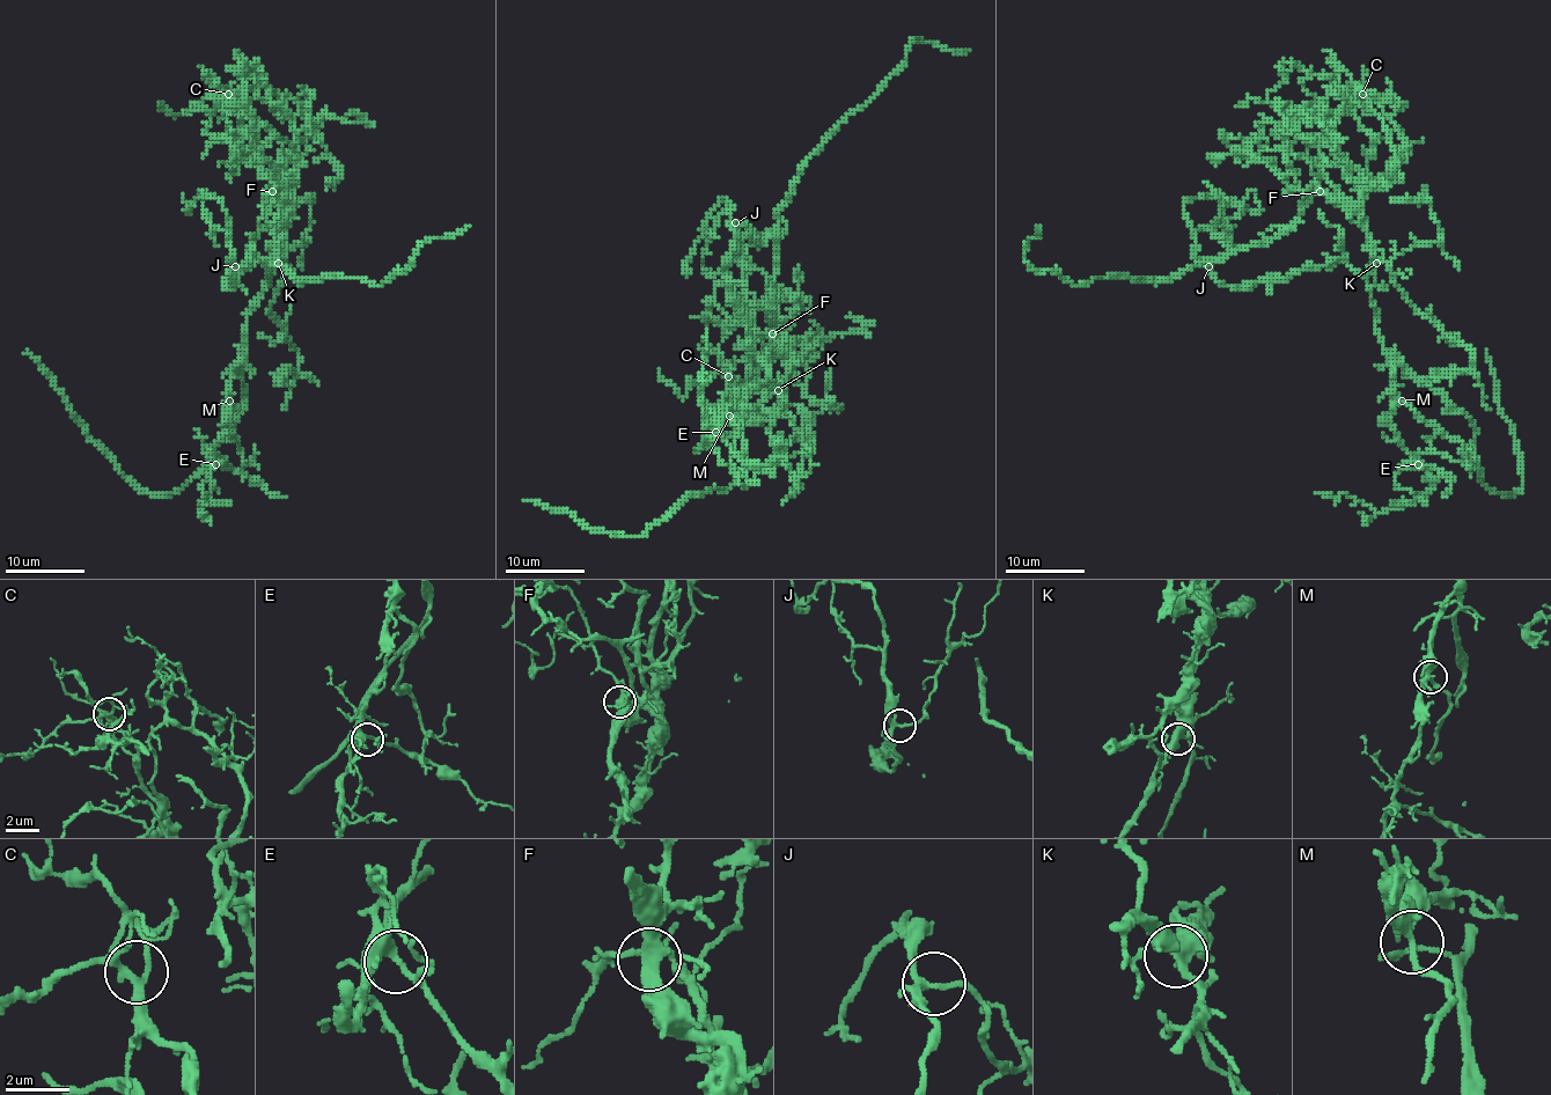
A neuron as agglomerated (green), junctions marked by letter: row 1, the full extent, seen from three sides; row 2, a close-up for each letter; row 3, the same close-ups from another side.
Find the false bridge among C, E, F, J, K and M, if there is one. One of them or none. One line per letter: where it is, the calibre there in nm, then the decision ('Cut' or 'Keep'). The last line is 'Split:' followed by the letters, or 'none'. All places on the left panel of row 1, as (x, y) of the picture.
C: Place: (228, 94). Thickness 220 nm. Keep
E: Place: (215, 464). Thickness 280 nm. Keep
F: Place: (272, 191). Thickness 400 nm. Keep
J: Place: (235, 266). Thickness 220 nm. Keep
K: Place: (278, 263). Thickness 420 nm. Keep
M: Place: (229, 401). Thickness 320 nm. Keep
Split: none

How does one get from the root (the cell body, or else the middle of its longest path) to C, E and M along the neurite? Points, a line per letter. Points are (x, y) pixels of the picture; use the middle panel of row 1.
C: (778, 386), (789, 374), (779, 377), (754, 418), (742, 408), (742, 398), (729, 388), (728, 376)
E: (778, 386), (757, 384), (745, 391), (740, 406), (726, 408), (726, 404), (714, 418), (715, 432)
M: (778, 386), (765, 382), (750, 388), (745, 399), (729, 408), (729, 416)

